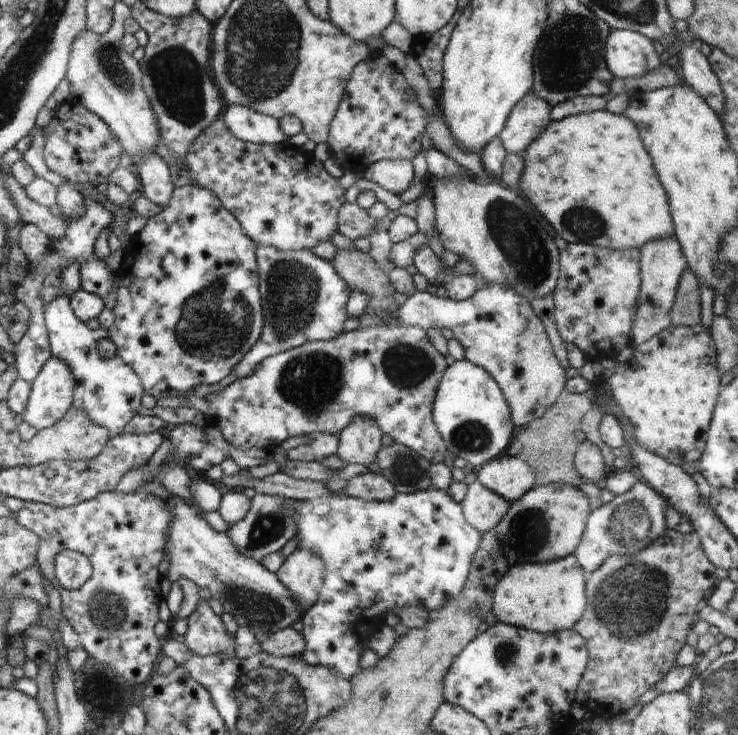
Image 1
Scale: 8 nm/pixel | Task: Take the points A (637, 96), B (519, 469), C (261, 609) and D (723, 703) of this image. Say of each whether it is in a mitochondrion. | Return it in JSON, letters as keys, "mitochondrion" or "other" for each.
{"A":"other","B":"other","C":"mitochondrion","D":"mitochondrion"}

